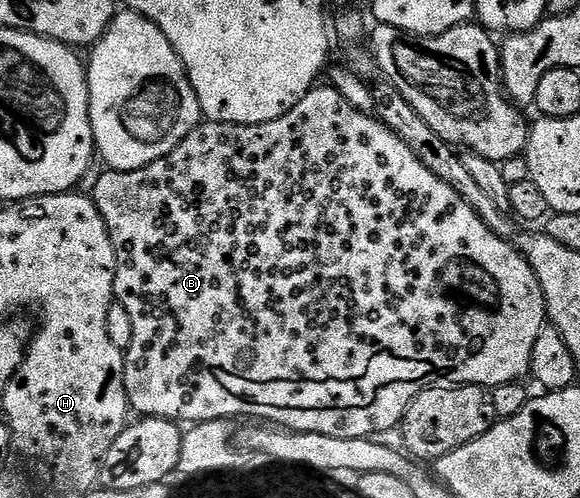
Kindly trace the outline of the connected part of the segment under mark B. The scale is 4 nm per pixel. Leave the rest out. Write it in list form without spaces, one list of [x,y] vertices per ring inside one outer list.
[[[317,86],[307,92],[282,118],[274,118],[274,122],[261,124],[214,124],[202,122],[170,154],[158,158],[158,162],[150,162],[150,166],[142,166],[133,172],[101,171],[96,178],[96,184],[90,189],[92,200],[98,206],[98,214],[108,227],[108,233],[116,255],[116,277],[114,278],[114,300],[130,314],[130,322],[134,329],[134,338],[130,338],[130,346],[124,352],[124,385],[128,395],[128,406],[133,413],[144,418],[171,420],[183,422],[191,426],[207,420],[222,420],[237,418],[236,416],[257,416],[257,421],[271,422],[284,430],[293,432],[313,432],[314,434],[330,434],[330,438],[374,438],[379,432],[385,432],[397,427],[403,420],[410,402],[422,390],[437,386],[455,386],[458,384],[479,384],[482,388],[493,390],[502,384],[515,384],[523,381],[529,375],[534,354],[534,342],[538,342],[538,334],[546,327],[546,302],[542,294],[542,286],[538,286],[538,278],[528,265],[528,259],[517,250],[515,243],[509,242],[503,236],[496,236],[478,218],[478,214],[458,194],[458,190],[450,190],[438,174],[430,174],[418,158],[414,158],[414,150],[398,138],[375,115],[360,113],[346,102],[339,90],[331,86]]]

